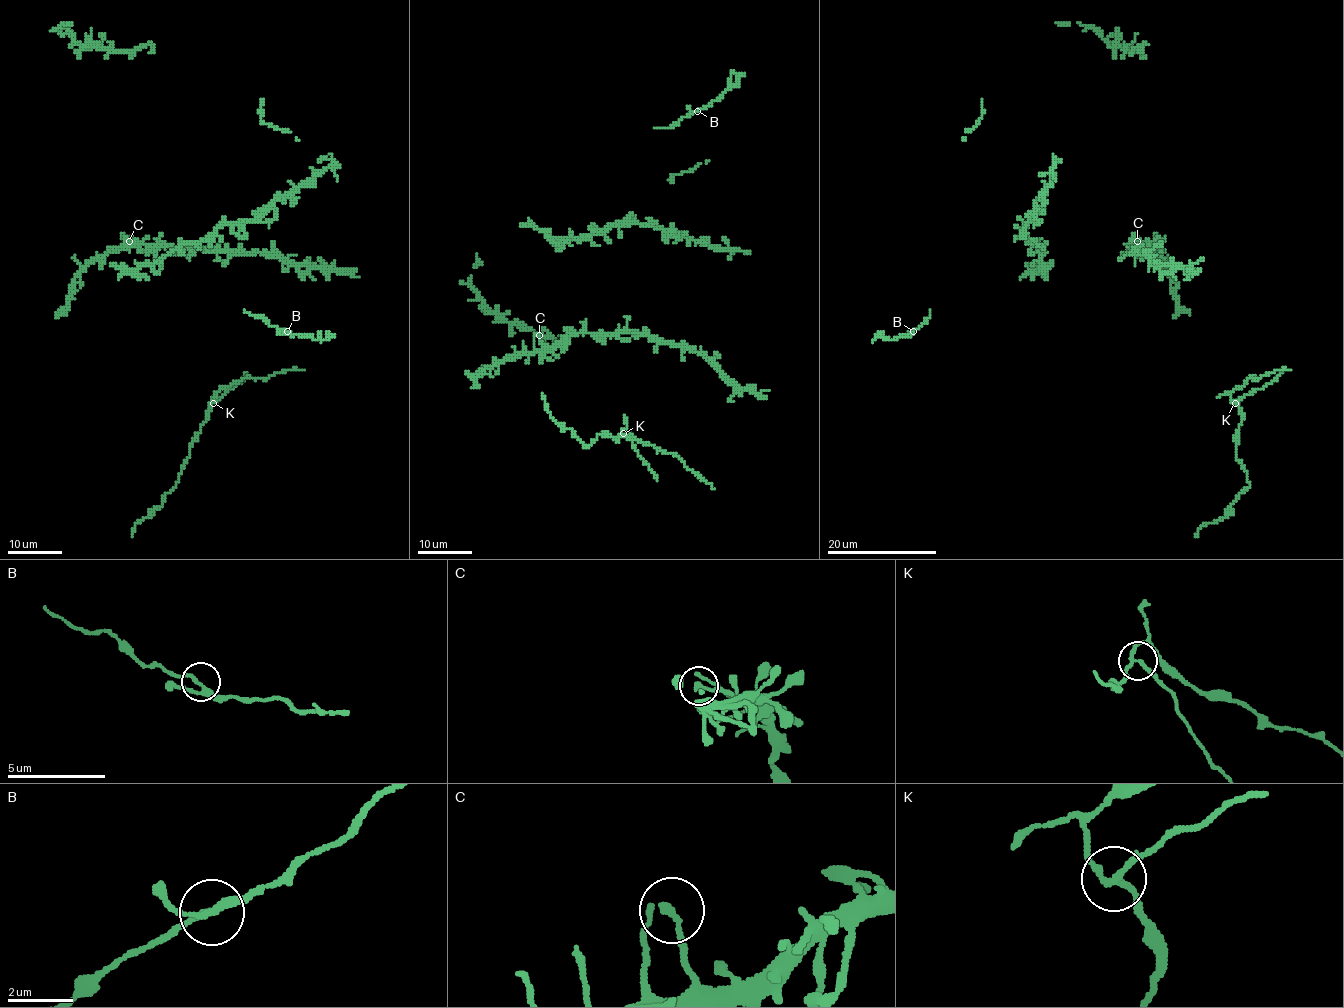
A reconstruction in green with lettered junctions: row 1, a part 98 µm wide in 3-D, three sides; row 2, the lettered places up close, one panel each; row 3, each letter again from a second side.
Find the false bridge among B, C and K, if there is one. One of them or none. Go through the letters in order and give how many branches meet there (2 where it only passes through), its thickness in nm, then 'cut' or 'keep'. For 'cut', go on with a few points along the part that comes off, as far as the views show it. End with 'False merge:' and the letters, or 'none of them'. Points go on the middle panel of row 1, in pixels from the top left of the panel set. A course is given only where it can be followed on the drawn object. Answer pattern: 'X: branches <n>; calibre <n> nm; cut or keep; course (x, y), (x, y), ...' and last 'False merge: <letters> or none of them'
B: branches 3; calibre 200 nm; keep
C: branches 3; calibre 170 nm; keep
K: branches 3; calibre 190 nm; cut; course (623, 433), (656, 480)
False merge: K

